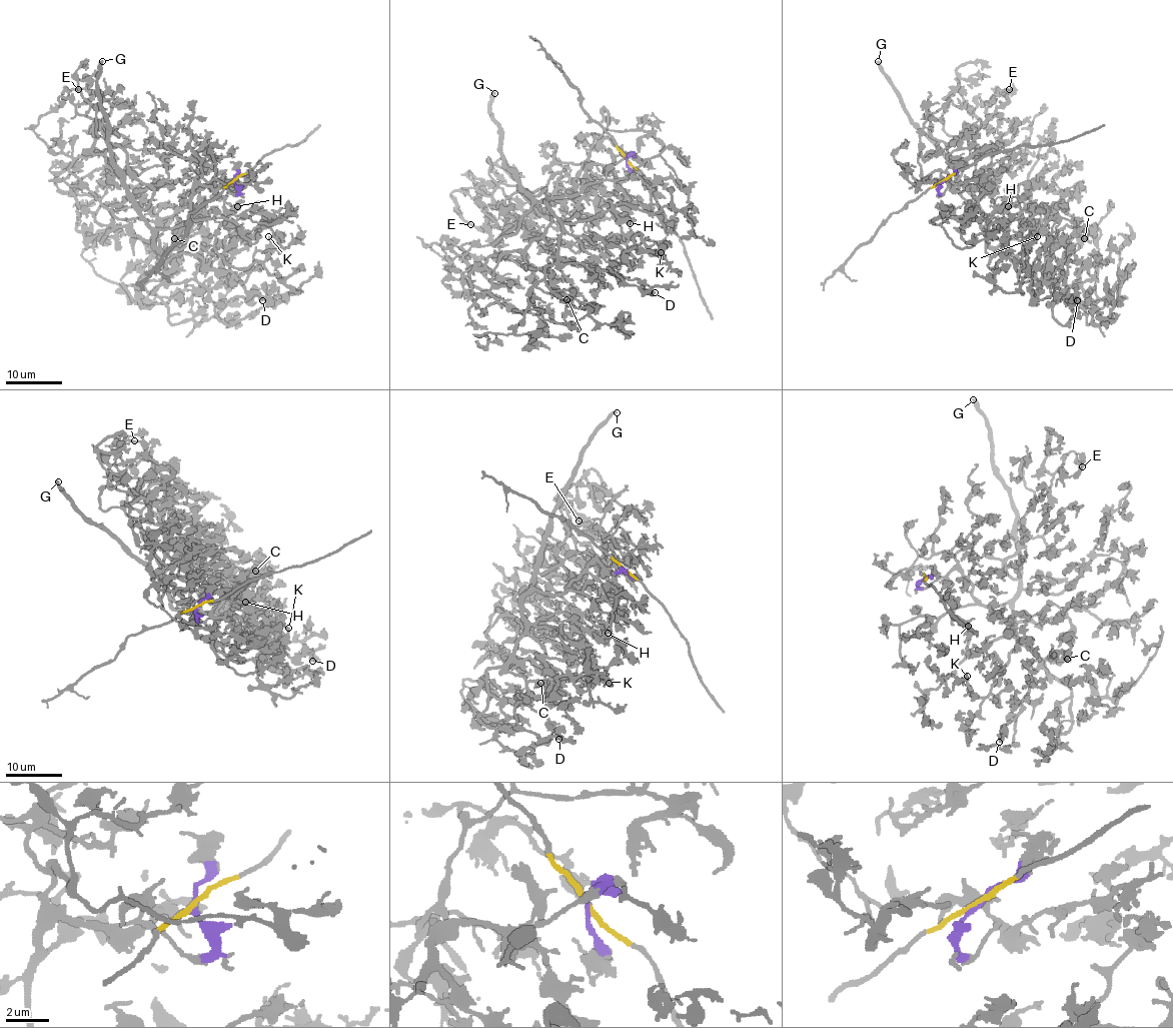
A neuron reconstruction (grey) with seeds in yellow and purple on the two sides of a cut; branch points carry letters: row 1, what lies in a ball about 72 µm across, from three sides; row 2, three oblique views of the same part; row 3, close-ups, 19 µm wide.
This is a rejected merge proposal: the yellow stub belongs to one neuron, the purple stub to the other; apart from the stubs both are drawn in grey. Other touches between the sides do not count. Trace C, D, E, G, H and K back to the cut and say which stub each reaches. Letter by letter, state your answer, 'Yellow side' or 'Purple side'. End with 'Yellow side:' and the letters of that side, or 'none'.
C: Purple side
D: Purple side
E: Purple side
G: Purple side
H: Purple side
K: Purple side
Yellow side: none

